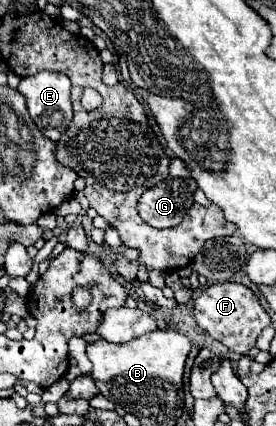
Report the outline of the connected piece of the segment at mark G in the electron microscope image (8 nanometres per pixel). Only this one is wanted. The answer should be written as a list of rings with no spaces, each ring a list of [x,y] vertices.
[[[173,158],[171,160],[171,168],[169,168],[169,178],[165,178],[163,182],[159,182],[157,186],[149,188],[141,198],[139,198],[139,216],[153,228],[175,228],[187,214],[187,210],[193,206],[193,194],[197,190],[197,182],[195,178],[191,178],[187,166],[183,164],[183,160]]]

